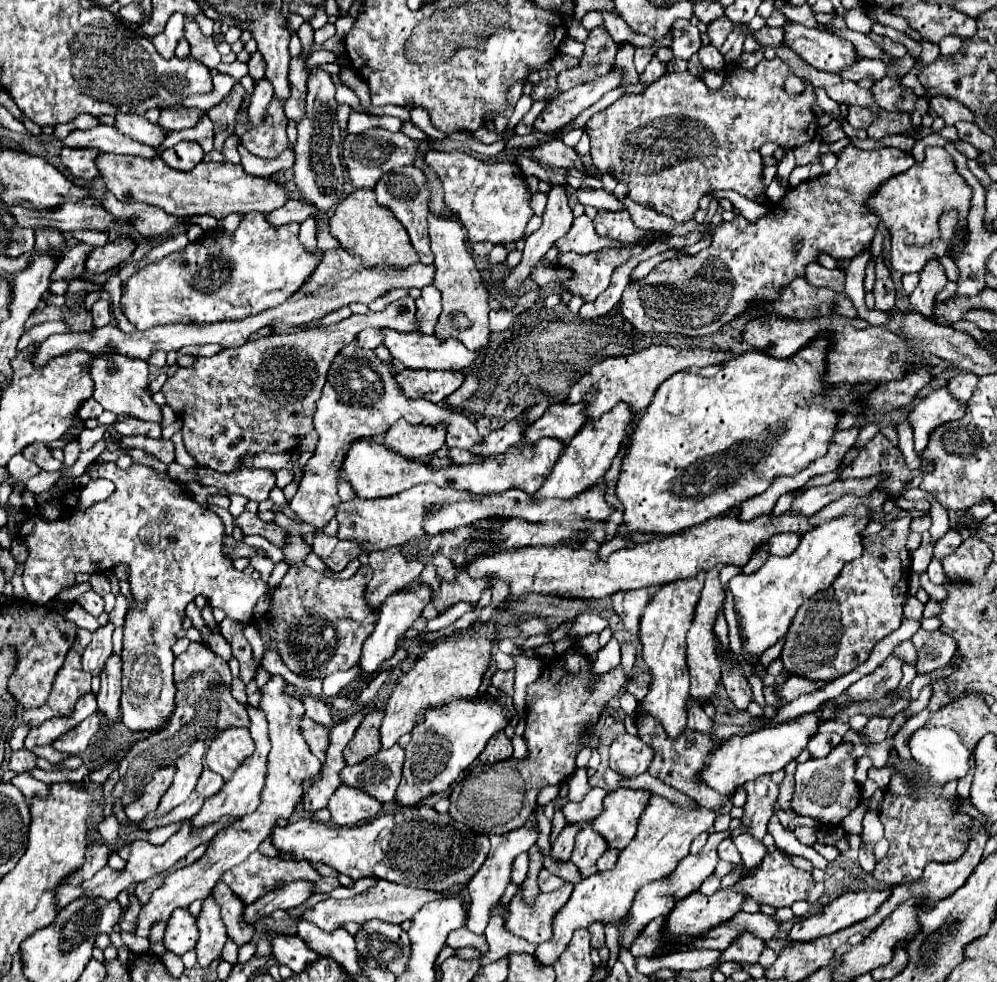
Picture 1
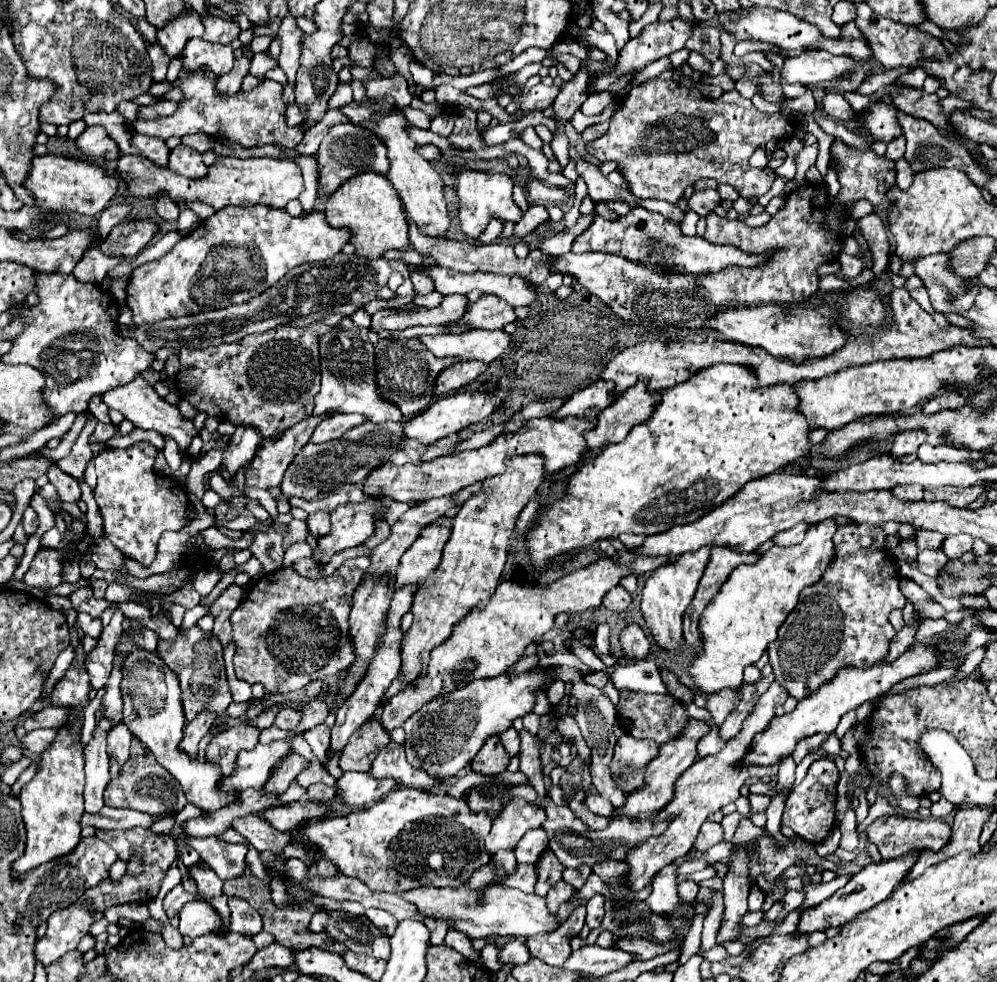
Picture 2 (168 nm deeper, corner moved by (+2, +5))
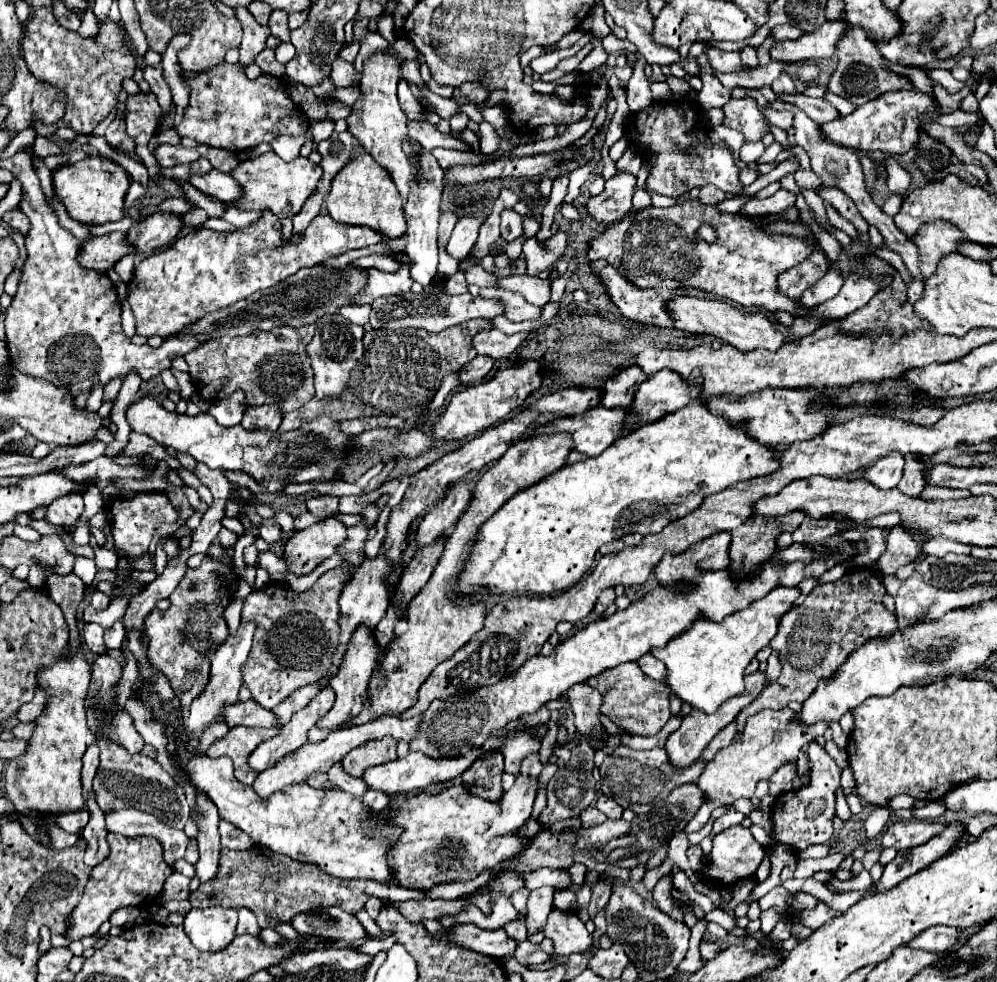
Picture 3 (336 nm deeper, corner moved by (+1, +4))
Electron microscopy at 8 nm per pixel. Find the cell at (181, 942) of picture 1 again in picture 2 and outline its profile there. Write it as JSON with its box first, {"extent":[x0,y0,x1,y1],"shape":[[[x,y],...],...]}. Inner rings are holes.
{"extent":[179,901,227,937],"shape":[[[191,901],[179,913],[179,933],[193,937],[201,935],[223,935],[227,927],[223,925],[221,915],[205,901]]]}

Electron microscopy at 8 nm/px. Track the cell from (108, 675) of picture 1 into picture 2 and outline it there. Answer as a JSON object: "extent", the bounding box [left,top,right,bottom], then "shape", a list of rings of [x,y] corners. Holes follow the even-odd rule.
{"extent":[85,721,111,813],"shape":[[[99,721],[93,731],[93,739],[85,747],[85,811],[99,813],[103,807],[103,791],[109,777],[109,755],[107,755],[107,733],[111,723]]]}

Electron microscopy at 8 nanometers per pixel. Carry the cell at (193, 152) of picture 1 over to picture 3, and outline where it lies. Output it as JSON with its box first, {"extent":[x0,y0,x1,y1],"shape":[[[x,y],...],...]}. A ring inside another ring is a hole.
{"extent":[192,170,242,202],"shape":[[[210,170],[204,176],[194,174],[192,184],[198,190],[202,190],[204,194],[208,194],[212,198],[218,198],[220,202],[234,202],[242,194],[236,180],[230,174],[224,174],[224,172],[218,172],[218,170]]]}

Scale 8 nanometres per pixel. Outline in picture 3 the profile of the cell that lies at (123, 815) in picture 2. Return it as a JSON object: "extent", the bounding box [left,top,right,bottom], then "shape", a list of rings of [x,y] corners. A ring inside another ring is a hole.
{"extent":[56,810,86,832],"shape":[[[78,810],[78,812],[72,812],[72,814],[62,814],[62,816],[56,818],[56,822],[66,832],[80,832],[84,828],[84,824],[86,824],[84,810]]]}

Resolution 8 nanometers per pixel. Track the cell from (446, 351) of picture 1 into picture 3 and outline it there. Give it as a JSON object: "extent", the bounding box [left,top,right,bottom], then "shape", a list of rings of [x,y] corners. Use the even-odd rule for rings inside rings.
{"extent":[472,330,528,360],"shape":[[[480,330],[480,334],[476,334],[476,338],[472,340],[472,348],[482,356],[500,360],[500,358],[512,354],[526,340],[526,336],[528,334],[524,334],[524,332],[506,336],[498,330]]]}

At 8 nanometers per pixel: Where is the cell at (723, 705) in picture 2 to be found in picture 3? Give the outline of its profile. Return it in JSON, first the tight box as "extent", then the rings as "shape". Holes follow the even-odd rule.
{"extent":[666,672,766,768],"shape":[[[754,672],[750,676],[744,676],[744,682],[746,682],[746,688],[744,688],[744,694],[738,694],[736,698],[730,698],[728,702],[724,702],[724,706],[720,706],[720,710],[716,710],[716,714],[696,714],[696,710],[692,710],[688,716],[684,716],[682,720],[682,726],[672,732],[666,740],[666,752],[668,752],[668,758],[672,762],[672,766],[676,768],[686,768],[690,766],[692,762],[698,760],[698,756],[702,754],[702,750],[710,744],[710,740],[724,728],[728,726],[736,714],[748,706],[752,700],[756,700],[756,696],[762,692],[764,684],[766,684],[766,674],[764,672]]]}

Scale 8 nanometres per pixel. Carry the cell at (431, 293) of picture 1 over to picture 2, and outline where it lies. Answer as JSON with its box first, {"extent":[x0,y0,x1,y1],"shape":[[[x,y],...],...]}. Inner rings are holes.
{"extent":[409,267,433,295],"shape":[[[417,267],[415,271],[409,273],[409,277],[411,277],[413,287],[415,287],[415,291],[417,291],[419,295],[427,295],[427,293],[433,291],[433,281],[431,281],[431,277],[427,275],[427,269],[425,269],[425,267]]]}

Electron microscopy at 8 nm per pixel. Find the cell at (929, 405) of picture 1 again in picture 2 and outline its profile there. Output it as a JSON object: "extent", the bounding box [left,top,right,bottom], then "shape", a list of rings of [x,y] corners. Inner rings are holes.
{"extent":[889,431,925,461],"shape":[[[913,431],[913,433],[901,433],[893,441],[893,447],[889,451],[889,457],[895,461],[895,459],[901,459],[903,455],[915,453],[921,443],[925,443],[925,435],[921,435],[917,431]]]}

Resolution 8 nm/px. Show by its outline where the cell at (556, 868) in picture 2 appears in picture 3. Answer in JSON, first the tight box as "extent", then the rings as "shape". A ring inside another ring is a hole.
{"extent":[526,886,556,934],"shape":[[[542,886],[540,890],[532,890],[530,898],[528,898],[528,912],[526,912],[526,928],[528,934],[540,932],[546,916],[552,910],[552,902],[554,902],[554,892],[556,888],[552,886]]]}

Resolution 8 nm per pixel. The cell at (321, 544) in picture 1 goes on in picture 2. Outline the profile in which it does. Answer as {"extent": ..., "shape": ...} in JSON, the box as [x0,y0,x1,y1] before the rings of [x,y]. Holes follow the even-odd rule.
{"extent":[307,511,329,537],"shape":[[[317,511],[317,513],[309,515],[307,517],[307,527],[309,527],[311,535],[323,537],[329,531],[329,513],[327,511]]]}

